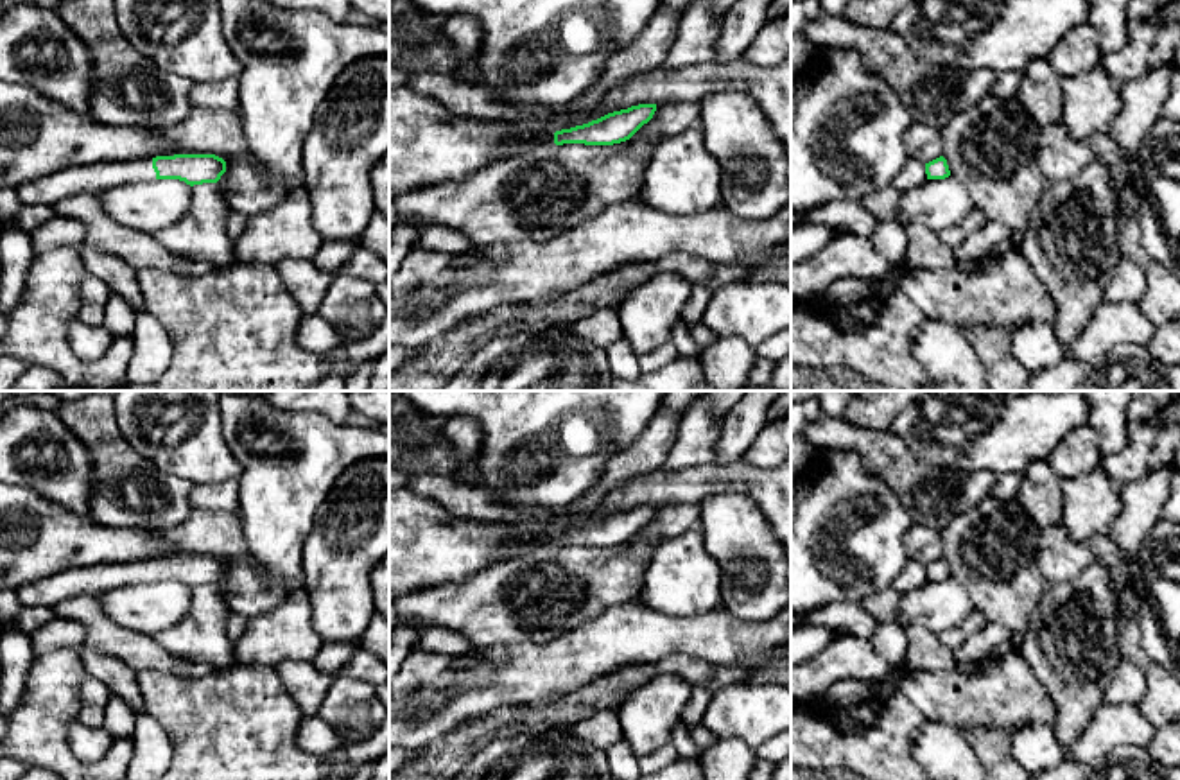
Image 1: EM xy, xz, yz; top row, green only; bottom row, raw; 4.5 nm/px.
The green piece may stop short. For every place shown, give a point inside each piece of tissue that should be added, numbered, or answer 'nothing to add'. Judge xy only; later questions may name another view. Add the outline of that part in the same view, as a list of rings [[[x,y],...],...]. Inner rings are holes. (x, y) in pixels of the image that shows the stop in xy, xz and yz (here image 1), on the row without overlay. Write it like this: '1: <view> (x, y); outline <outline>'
1: xy (49, 592); outline [[[152,559],[99,563],[82,568],[72,568],[56,576],[39,579],[32,585],[16,588],[22,606],[45,606],[56,610],[61,602],[79,597],[102,594],[126,585],[145,585],[156,581]]]

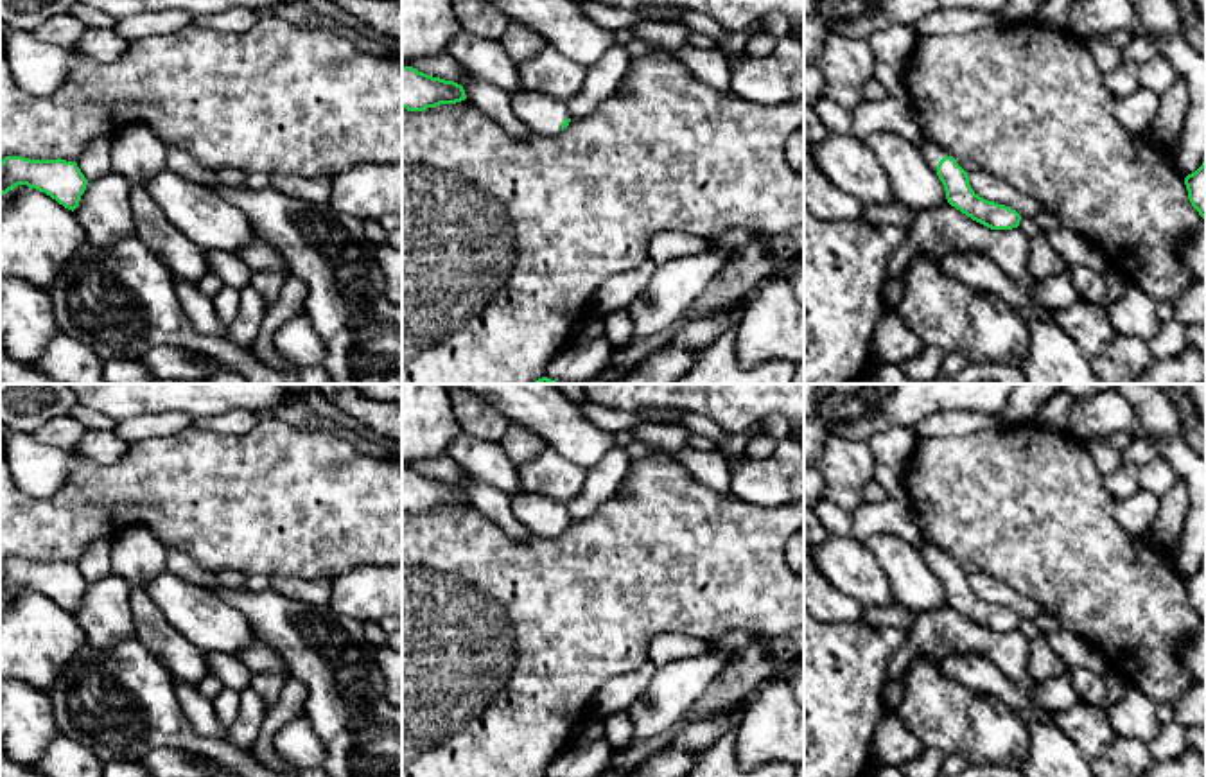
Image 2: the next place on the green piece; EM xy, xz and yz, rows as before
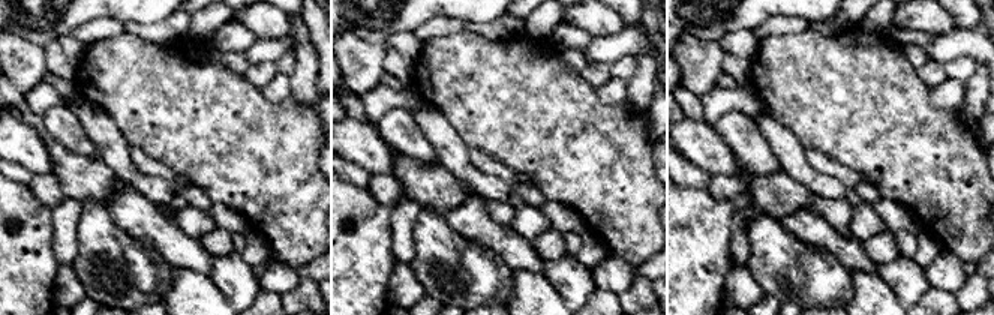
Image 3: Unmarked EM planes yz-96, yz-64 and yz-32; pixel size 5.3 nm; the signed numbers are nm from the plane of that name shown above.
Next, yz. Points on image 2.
1: yz (932, 555); outline [[[922,538],[921,546],[917,547],[922,560],[930,567],[930,571],[937,576],[937,567],[944,558],[949,558],[939,546],[931,544],[928,538]]]

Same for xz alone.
1: xz (539, 515); outline [[[528,492],[511,499],[511,513],[528,535],[540,538],[560,537],[562,524],[571,520],[567,504]]]

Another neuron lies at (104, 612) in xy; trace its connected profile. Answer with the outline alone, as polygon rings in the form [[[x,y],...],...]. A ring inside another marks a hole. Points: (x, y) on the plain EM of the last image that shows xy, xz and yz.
[[[113,571],[88,583],[74,617],[95,648],[109,650],[135,635],[129,594],[129,583]]]

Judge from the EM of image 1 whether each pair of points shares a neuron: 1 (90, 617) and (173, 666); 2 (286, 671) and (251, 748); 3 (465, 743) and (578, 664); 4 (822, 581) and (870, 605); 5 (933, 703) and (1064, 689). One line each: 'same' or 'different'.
1: same
2: different
3: different
4: different
5: different

